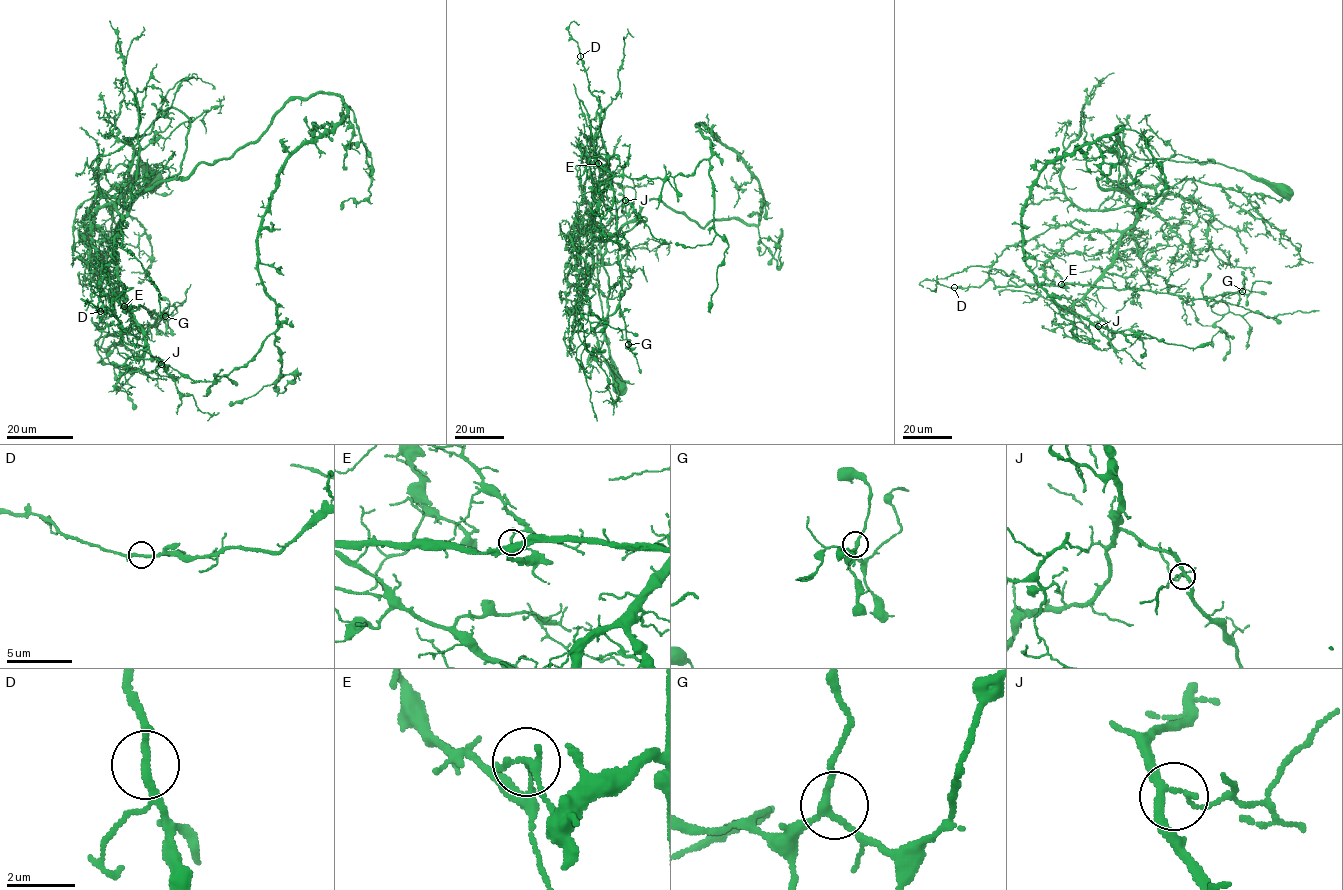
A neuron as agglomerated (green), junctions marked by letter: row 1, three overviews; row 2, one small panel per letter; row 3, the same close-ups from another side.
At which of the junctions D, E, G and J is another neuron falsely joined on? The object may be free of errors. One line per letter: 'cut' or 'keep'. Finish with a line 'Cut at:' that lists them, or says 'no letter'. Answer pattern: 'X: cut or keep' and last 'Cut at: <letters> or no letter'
D: keep
E: cut
G: keep
J: keep
Cut at: E

